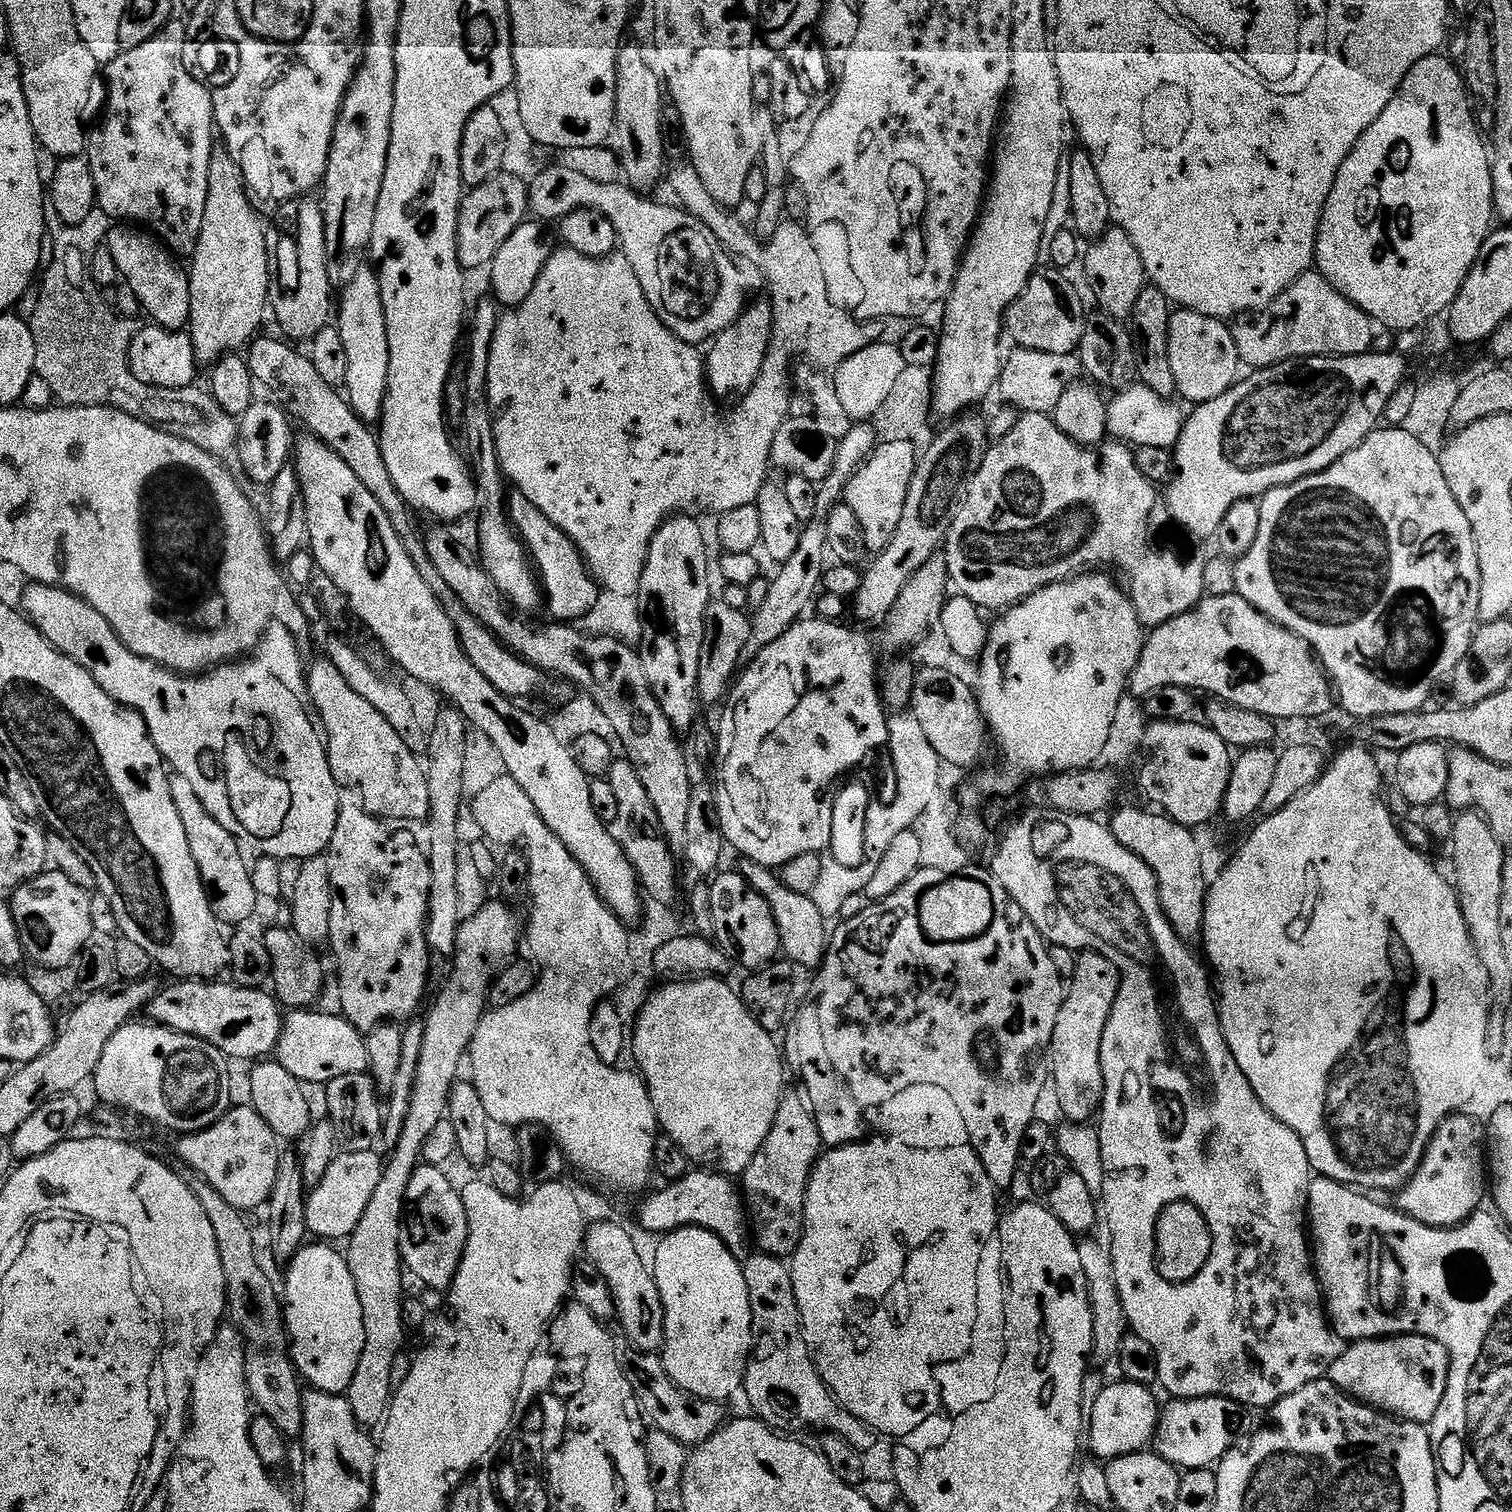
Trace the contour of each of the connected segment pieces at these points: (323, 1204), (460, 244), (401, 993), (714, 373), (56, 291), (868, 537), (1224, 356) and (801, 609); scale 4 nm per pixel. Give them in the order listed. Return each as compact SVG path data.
M375 1149L337 1153L322 1182L311 1189L305 1199L307 1228L313 1237L324 1242L342 1242L351 1236L383 1172L384 1162L377 1154Z
M501 171L499 176L492 176L478 187L468 188L463 193L456 231L456 249L461 269L487 269L492 263L494 254L502 250L502 242L506 242L506 238L510 238L510 234L514 234L514 230L518 230L518 226L523 224L529 215L529 185L526 180L524 184L523 178L516 175Z
M341 807L340 817L334 826L334 838L330 842L326 859L330 870L330 886L332 887L332 909L330 910L330 930L328 940L332 944L332 956L336 959L336 980L340 983L340 1008L345 1020L349 1020L355 1028L367 1034L372 1028L385 1022L404 1022L417 1015L416 1010L424 998L428 988L428 971L432 968L433 953L428 946L428 899L430 898L430 866L428 854L423 847L412 844L411 836L404 832L392 834L385 821L371 816L363 807Z
M756 300L747 305L739 318L724 332L711 341L712 349L706 352L706 375L713 397L736 396L743 398L754 386L758 374L772 347L772 322L774 308L764 300Z
M49 207L44 214L44 222L47 231L50 233L50 256L52 252L52 265L47 268L43 273L44 285L40 288L40 297L36 300L36 309L33 310L32 316L30 315L30 327L32 330L32 337L34 338L34 350L36 351L36 370L35 375L46 378L46 383L49 384L50 390L52 391L53 397L61 405L71 406L74 408L116 408L120 412L130 414L136 420L141 420L147 424L155 424L156 427L162 429L164 432L169 432L175 436L181 436L186 442L194 442L194 446L198 446L202 450L206 450L214 458L223 460L225 466L232 471L232 475L240 478L244 476L244 467L240 461L240 455L238 454L238 434L236 433L238 427L237 417L226 414L226 410L222 410L222 406L218 406L218 402L213 398L211 391L205 390L204 392L200 389L200 386L193 386L191 388L179 388L178 390L166 390L165 388L155 388L154 386L146 386L146 382L138 382L138 378L134 378L134 374L130 370L128 365L128 347L130 342L134 338L138 324L137 321L132 320L119 320L114 313L108 309L106 301L100 297L100 292L96 289L96 284L92 281L92 272L88 267L92 264L92 259L96 256L96 251L101 251L102 245L107 241L108 230L110 227L110 217L104 212L99 210L93 210L88 217L86 222L81 224L64 224L62 218L58 218L58 210L54 210Z
M911 439L877 443L868 461L857 468L854 478L850 478L846 486L843 503L848 504L859 519L869 553L879 554L886 546L890 546L890 538L894 538L894 530L898 530L898 522L902 522L906 494L910 490L918 463L918 448L916 452L913 444Z
M1187 310L1173 311L1168 327L1168 345L1170 346L1170 366L1174 370L1176 392L1184 400L1189 400L1189 405L1205 404L1230 390L1241 379L1242 361L1238 354L1238 346L1232 337L1231 327L1225 321L1215 320L1197 312Z
M814 513L812 519L806 522L799 539L798 547L790 558L781 563L778 576L768 588L768 592L757 612L752 618L752 630L744 650L741 652L741 663L749 664L770 642L793 627L807 612L806 608L815 601L819 593L828 562L827 532L828 518Z

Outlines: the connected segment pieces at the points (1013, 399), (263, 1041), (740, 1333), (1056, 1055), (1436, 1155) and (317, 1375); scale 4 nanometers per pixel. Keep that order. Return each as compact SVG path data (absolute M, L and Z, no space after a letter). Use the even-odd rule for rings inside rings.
M1017 347L1016 352L1007 353L1000 370L998 392L1005 396L1004 400L1020 410L1026 412L1042 412L1051 414L1058 406L1062 394L1071 384L1081 379L1082 369L1080 357L1076 354L1046 354L1038 350Z
M184 978L172 983L176 984L170 985L169 988L161 987L146 1005L147 1019L151 1023L161 1024L172 1032L181 1032L210 1042L221 1054L233 1061L260 1060L263 1056L271 1057L275 1053L282 1023L282 1008L275 995L258 988L238 988L231 982L216 984L220 982L209 982L204 978Z
M678 1228L674 1232L667 1233L664 1240L656 1248L656 1264L654 1260L654 1275L656 1285L662 1298L664 1307L664 1347L662 1349L662 1359L664 1371L670 1374L670 1378L682 1391L688 1392L702 1400L717 1400L728 1402L735 1392L739 1393L744 1386L744 1372L748 1369L750 1353L754 1347L754 1333L752 1331L752 1307L750 1306L750 1294L748 1293L748 1283L744 1277L744 1270L741 1261L736 1260L730 1254L730 1250L724 1242L708 1232L704 1228Z
M1081 952L1076 962L1076 973L1067 985L1064 1001L1058 1010L1058 1018L1052 1035L1050 1068L1056 1079L1056 1096L1064 1111L1064 1120L1087 1125L1088 1120L1100 1111L1104 1100L1104 1079L1102 1078L1102 1034L1110 1018L1110 1010L1120 989L1120 975L1106 958L1097 952Z
M1466 1115L1449 1116L1441 1122L1418 1170L1398 1192L1399 1211L1431 1228L1455 1228L1481 1211L1484 1196L1486 1200L1486 1128Z
M312 1242L300 1249L292 1257L287 1265L288 1277L282 1284L282 1307L284 1310L284 1326L288 1333L288 1342L290 1345L290 1359L296 1365L303 1383L308 1386L315 1386L321 1390L327 1390L337 1394L347 1393L350 1382L354 1382L354 1370L358 1370L358 1358L362 1358L362 1346L366 1342L366 1330L364 1329L364 1319L362 1318L362 1302L358 1298L358 1290L354 1286L354 1274L350 1274L350 1266L343 1255L335 1252L335 1247L329 1246L324 1242Z

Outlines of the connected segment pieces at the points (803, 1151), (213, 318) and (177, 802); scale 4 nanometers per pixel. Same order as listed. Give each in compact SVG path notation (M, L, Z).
M785 1095L778 1106L778 1114L774 1114L774 1126L770 1126L770 1134L766 1134L766 1142L754 1154L754 1162L744 1171L742 1177L742 1199L746 1205L746 1216L750 1221L750 1236L761 1253L766 1256L791 1257L804 1233L804 1203L808 1179L812 1176L812 1167L822 1155L820 1131L816 1125L816 1117L806 1103L805 1097Z
M213 147L210 154L210 182L206 190L206 214L202 214L202 230L196 253L190 258L190 318L187 331L192 337L194 354L201 365L211 366L220 359L240 350L260 331L268 303L268 238L260 221L261 213L252 207L244 189L244 175L238 170L227 147Z
M172 774L169 775L168 781L170 782L170 794L174 798L174 806L178 806L178 814L182 817L182 827L186 829L186 842L190 842L190 854L194 854L194 862L200 871L204 889L208 892L208 899L212 902L212 913L215 914L221 925L247 925L244 923L256 912L258 897L251 882L249 865L244 865L244 856L240 853L241 841L232 836L230 830L226 830L226 826L222 826L222 822L218 822L208 813L206 806L202 806L202 798L198 798L194 786L190 786L190 782L186 782L184 776Z

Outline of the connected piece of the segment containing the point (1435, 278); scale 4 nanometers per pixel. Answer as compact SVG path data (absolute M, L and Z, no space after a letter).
M1433 54L1424 56L1419 62L1410 69L1408 76L1404 79L1404 83L1400 85L1400 90L1397 92L1396 97L1390 102L1390 106L1386 106L1386 110L1382 110L1382 114L1378 114L1378 118L1372 125L1365 130L1362 138L1358 138L1358 142L1350 150L1350 154L1346 158L1346 162L1342 162L1342 166L1338 170L1338 178L1334 182L1334 190L1330 190L1330 198L1326 202L1324 212L1320 216L1320 228L1316 232L1316 255L1314 257L1315 267L1318 269L1321 276L1325 276L1332 285L1339 290L1344 297L1346 297L1351 304L1358 306L1362 309L1367 316L1372 319L1377 325L1385 324L1386 327L1392 328L1391 330L1401 330L1408 328L1423 329L1428 323L1428 320L1434 318L1436 314L1441 314L1452 307L1452 303L1458 298L1458 294L1462 290L1462 286L1466 282L1466 278L1470 274L1470 270L1476 265L1476 259L1480 257L1480 251L1484 245L1485 240L1490 235L1490 229L1494 224L1494 213L1492 210L1492 161L1490 159L1489 149L1486 147L1486 140L1482 135L1482 129L1476 123L1473 105L1470 103L1470 97L1464 86L1464 78L1459 67L1456 68L1447 60L1446 57L1440 56L1444 54Z

